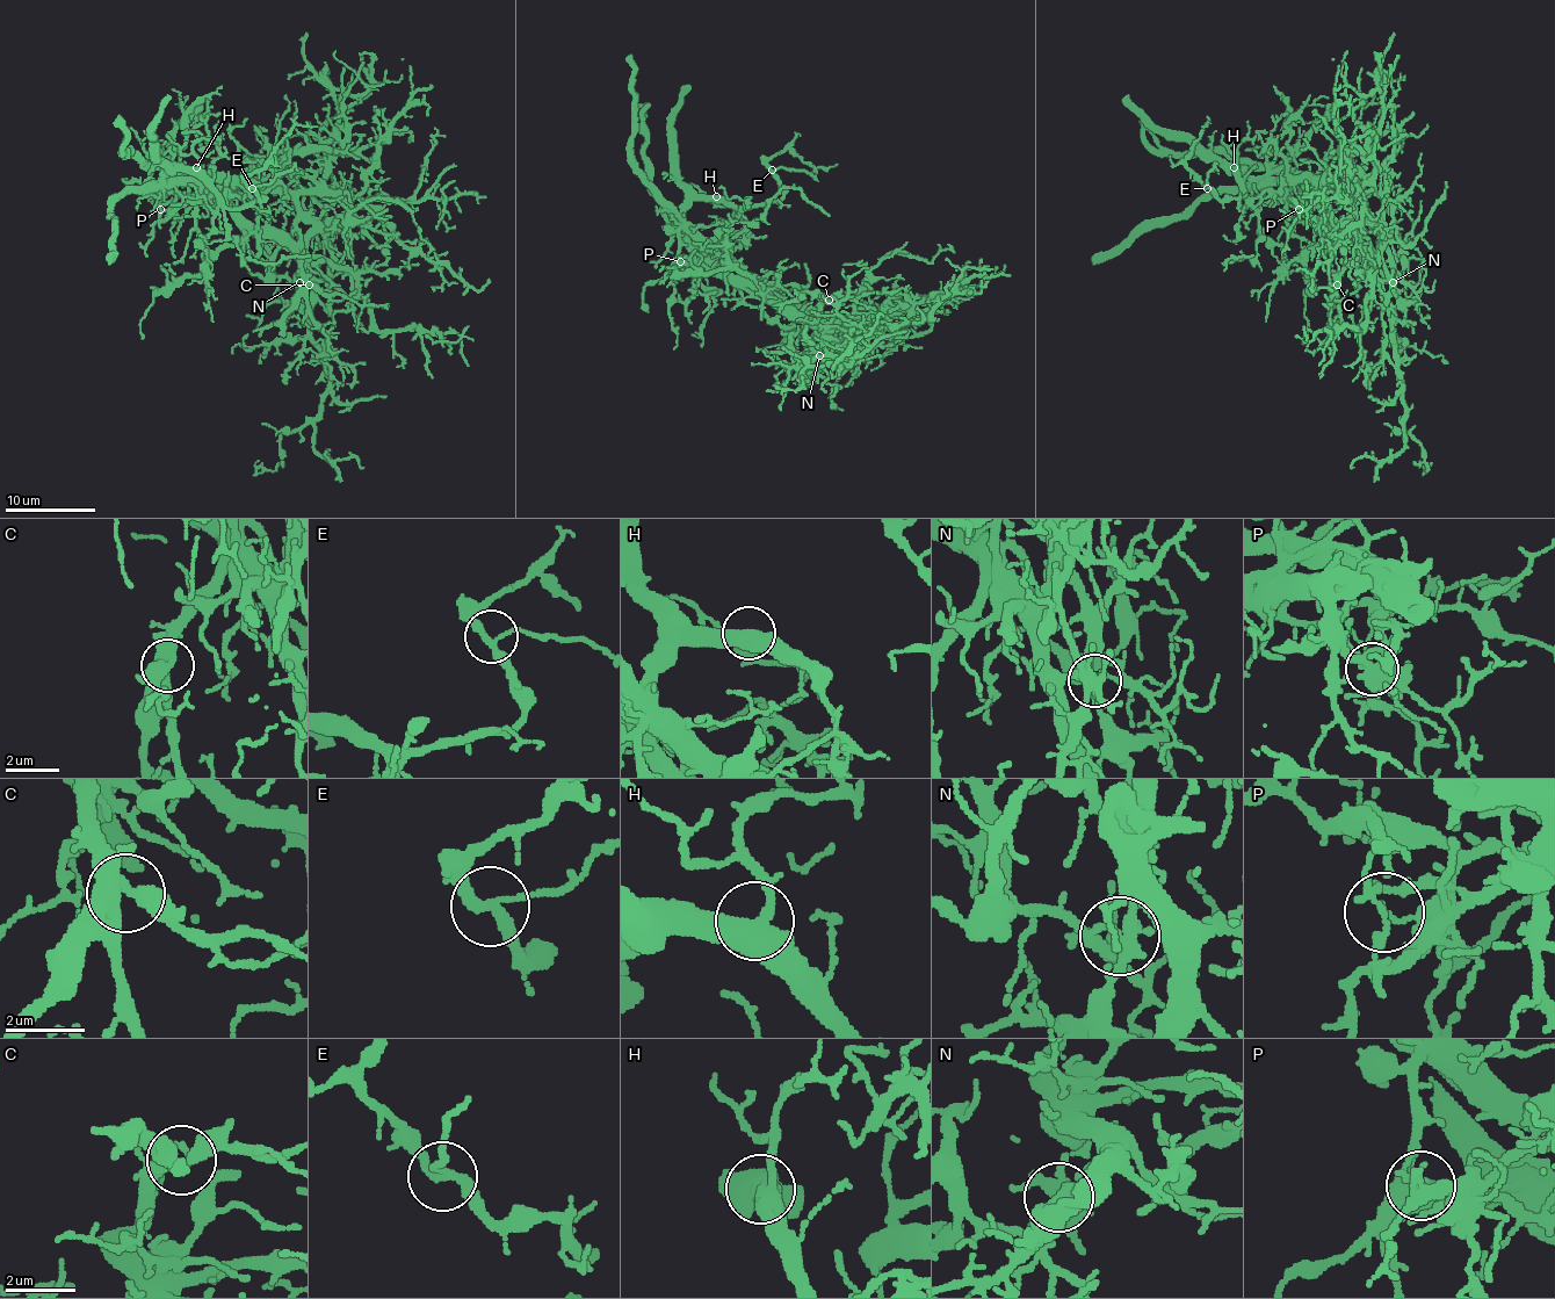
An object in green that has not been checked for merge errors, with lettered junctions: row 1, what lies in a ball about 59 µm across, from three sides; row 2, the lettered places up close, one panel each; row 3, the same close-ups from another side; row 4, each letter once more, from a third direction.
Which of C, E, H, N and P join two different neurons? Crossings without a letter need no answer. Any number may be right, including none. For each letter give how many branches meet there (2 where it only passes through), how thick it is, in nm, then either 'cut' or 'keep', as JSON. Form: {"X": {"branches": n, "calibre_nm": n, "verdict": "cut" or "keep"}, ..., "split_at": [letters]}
{"C": {"branches": 3, "calibre_nm": 320, "verdict": "keep"}, "E": {"branches": 3, "calibre_nm": 240, "verdict": "keep"}, "H": {"branches": 3, "calibre_nm": 460, "verdict": "keep"}, "N": {"branches": 3, "calibre_nm": 260, "verdict": "cut"}, "P": {"branches": 3, "calibre_nm": 130, "verdict": "cut"}, "split_at": ["N", "P"]}

